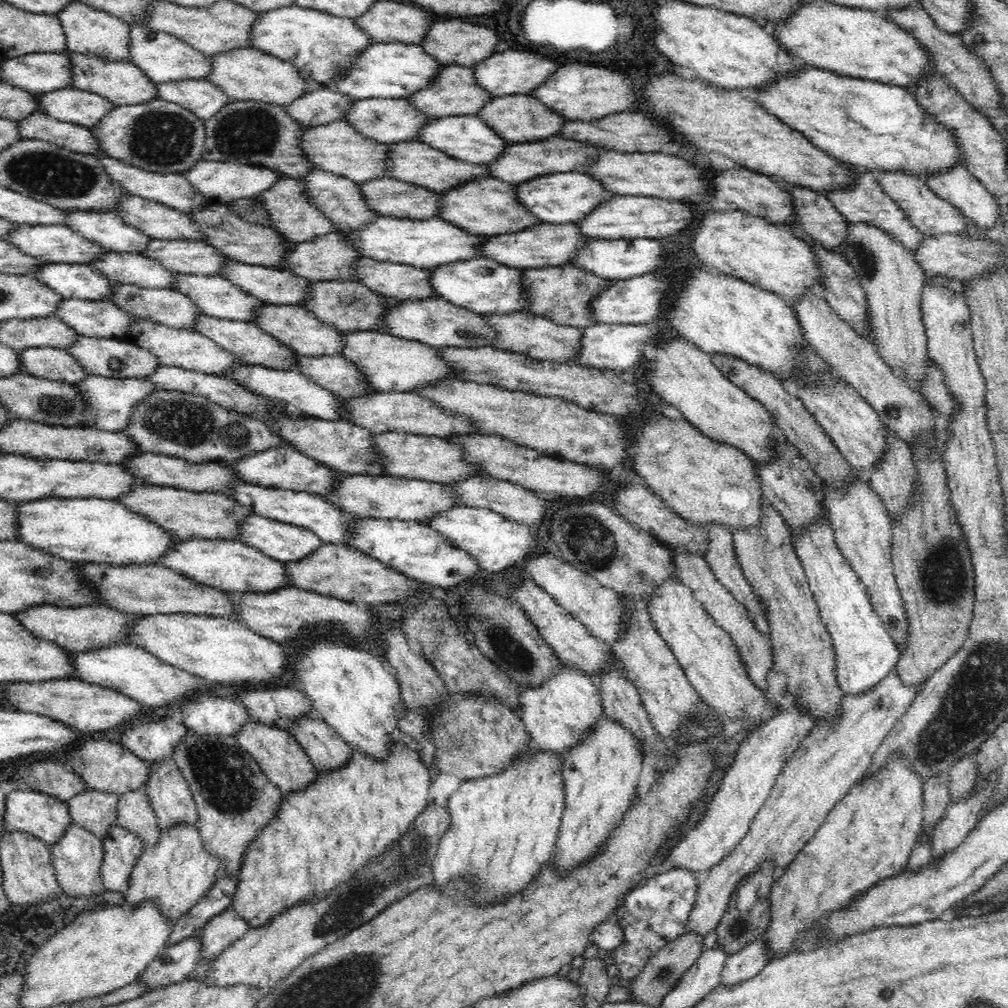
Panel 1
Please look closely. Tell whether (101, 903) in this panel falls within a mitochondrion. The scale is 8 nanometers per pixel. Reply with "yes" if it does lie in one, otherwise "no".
no

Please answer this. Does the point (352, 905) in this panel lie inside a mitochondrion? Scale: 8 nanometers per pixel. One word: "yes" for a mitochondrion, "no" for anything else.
yes

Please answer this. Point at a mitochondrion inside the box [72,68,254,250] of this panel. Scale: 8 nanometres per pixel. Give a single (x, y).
(158, 137)

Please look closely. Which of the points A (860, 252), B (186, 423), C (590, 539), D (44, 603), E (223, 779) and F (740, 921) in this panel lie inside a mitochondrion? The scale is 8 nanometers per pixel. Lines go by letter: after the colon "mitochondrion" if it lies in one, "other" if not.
A: mitochondrion
B: mitochondrion
C: mitochondrion
D: other
E: mitochondrion
F: mitochondrion

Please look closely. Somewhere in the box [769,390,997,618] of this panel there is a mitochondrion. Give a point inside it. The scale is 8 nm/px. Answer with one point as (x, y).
(938, 565)

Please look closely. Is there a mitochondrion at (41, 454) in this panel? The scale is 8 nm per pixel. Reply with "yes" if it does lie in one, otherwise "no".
no

